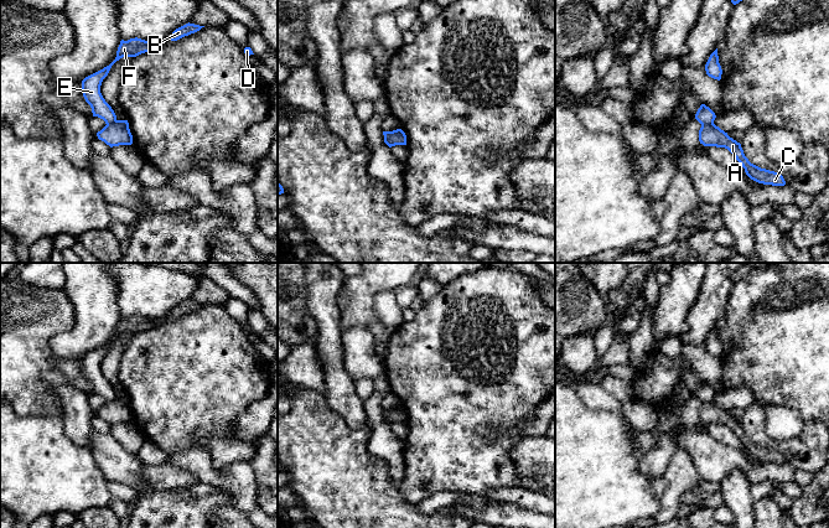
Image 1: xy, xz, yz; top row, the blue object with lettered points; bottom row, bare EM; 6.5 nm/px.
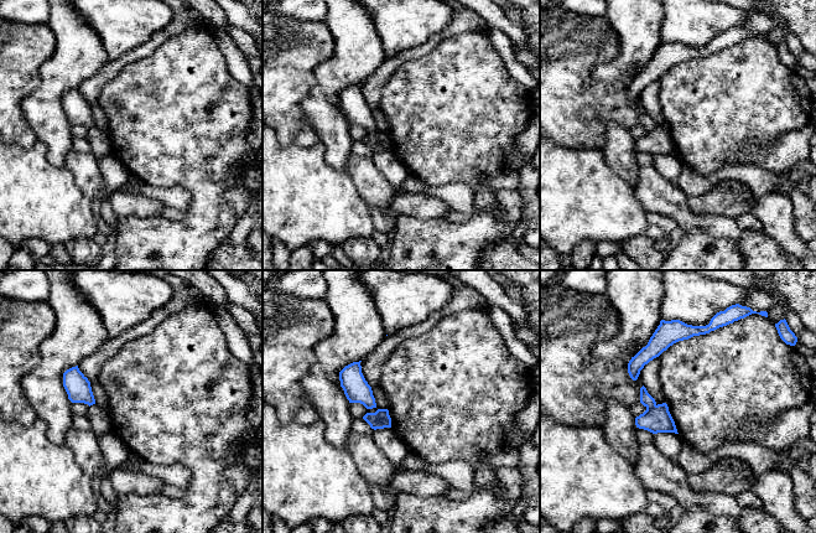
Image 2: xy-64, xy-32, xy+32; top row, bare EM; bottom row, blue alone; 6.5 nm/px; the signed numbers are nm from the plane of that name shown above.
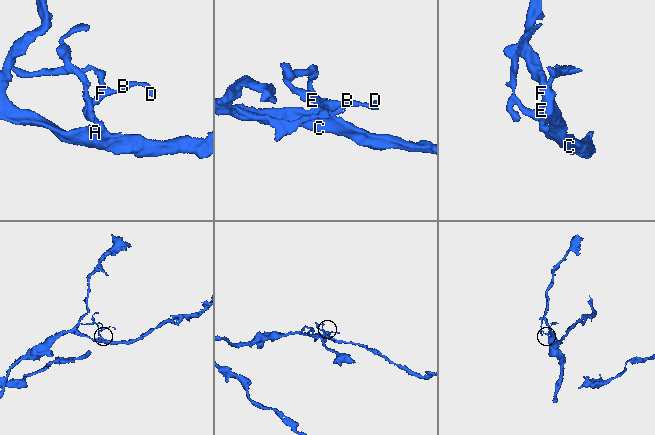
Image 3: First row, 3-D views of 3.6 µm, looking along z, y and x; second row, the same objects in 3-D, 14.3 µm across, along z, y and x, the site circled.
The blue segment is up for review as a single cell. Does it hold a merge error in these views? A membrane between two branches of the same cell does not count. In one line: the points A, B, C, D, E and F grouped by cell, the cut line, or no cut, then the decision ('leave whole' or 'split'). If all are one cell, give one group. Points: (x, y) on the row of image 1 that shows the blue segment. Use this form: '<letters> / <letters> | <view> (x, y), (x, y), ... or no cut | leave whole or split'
A C / B D E F | yz (713, 122), (701, 124) | split

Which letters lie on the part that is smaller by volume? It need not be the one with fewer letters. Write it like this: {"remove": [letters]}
{"remove": ["B", "D", "E", "F"]}

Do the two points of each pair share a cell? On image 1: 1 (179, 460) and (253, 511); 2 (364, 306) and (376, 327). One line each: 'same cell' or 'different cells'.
1: same cell
2: different cells

